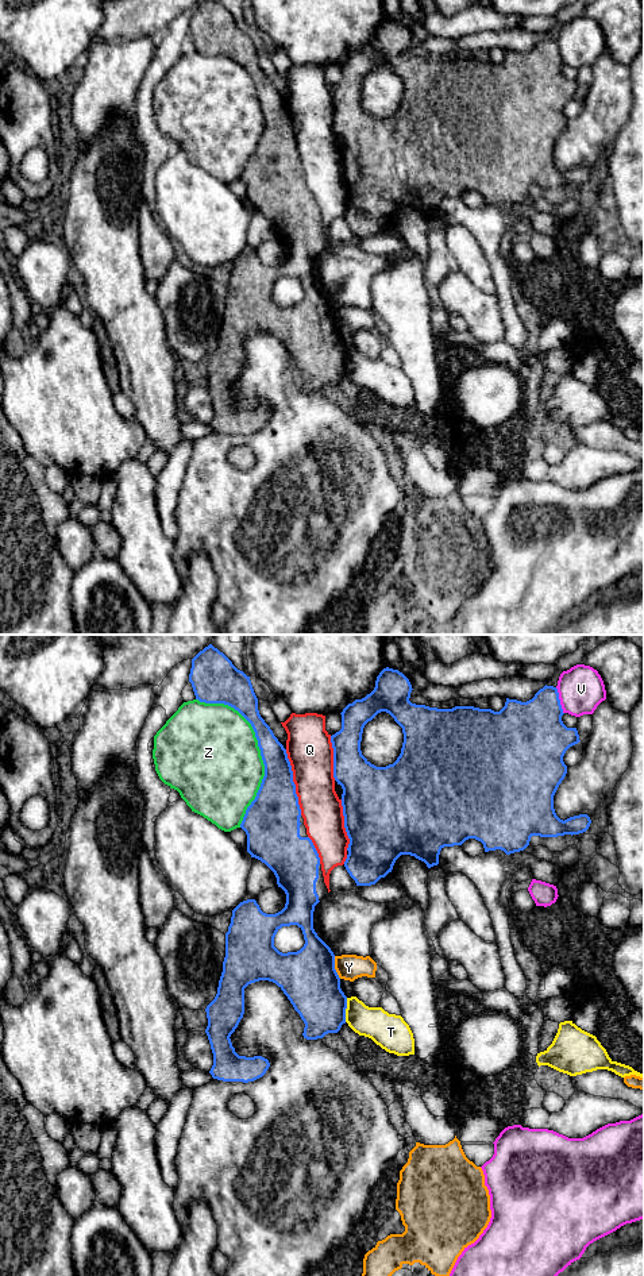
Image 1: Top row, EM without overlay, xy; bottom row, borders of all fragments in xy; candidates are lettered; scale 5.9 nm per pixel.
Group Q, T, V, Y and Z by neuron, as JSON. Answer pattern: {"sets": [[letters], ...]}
{"sets": [["Q"], ["T"], ["V"], ["Y"], ["Z"]]}

